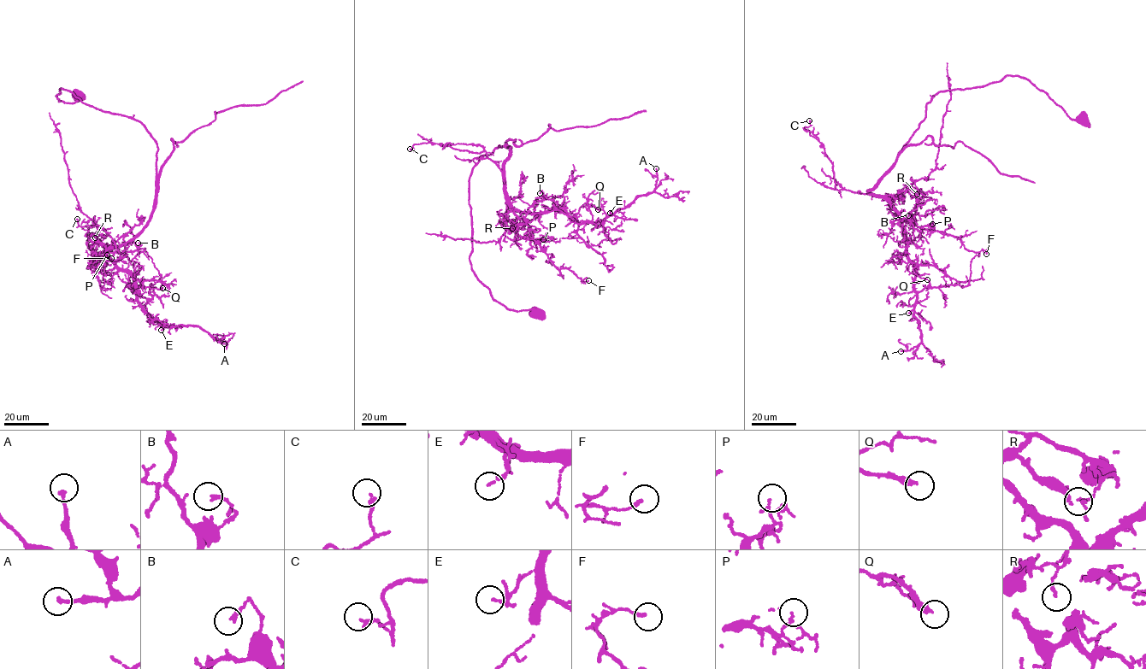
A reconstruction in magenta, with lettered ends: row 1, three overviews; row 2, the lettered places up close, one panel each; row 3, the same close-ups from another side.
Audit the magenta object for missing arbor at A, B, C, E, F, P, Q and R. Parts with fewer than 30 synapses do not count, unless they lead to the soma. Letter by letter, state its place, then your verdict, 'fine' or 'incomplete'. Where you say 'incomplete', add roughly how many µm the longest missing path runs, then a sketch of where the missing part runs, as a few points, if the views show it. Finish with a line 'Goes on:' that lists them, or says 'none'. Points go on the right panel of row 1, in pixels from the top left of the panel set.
A: place (900, 351); fine
B: place (908, 215); fine
C: place (809, 120); fine
E: place (908, 313); fine
F: place (986, 254); fine
P: place (932, 224); fine
Q: place (927, 279); fine
R: place (917, 194); fine
Goes on: none

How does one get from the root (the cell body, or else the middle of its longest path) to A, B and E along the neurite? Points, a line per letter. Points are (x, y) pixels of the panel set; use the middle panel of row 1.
A: (534, 310), (509, 309), (472, 269), (479, 157), (510, 149), (513, 207), (581, 224), (653, 191), (656, 168)
B: (534, 310), (509, 309), (472, 269), (469, 177), (504, 146), (513, 207), (525, 212), (540, 193)
E: (534, 310), (509, 309), (472, 269), (479, 157), (511, 149), (504, 186), (522, 211), (581, 224), (610, 213)

